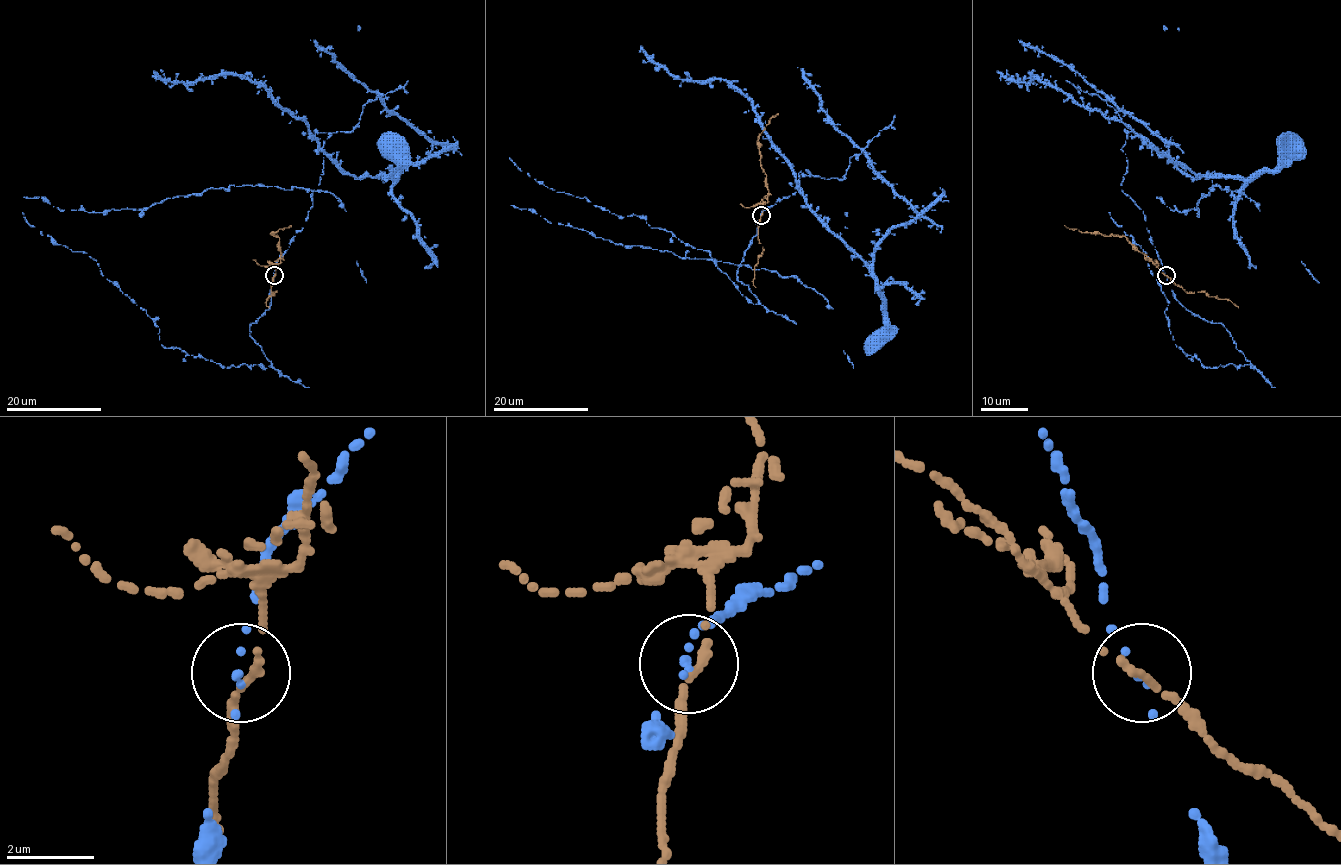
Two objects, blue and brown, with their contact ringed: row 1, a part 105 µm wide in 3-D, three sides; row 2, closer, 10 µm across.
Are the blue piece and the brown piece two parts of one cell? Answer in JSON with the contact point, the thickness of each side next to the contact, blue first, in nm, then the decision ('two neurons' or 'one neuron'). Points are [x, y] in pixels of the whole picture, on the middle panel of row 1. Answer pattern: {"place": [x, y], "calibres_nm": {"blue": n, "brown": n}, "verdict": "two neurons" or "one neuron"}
{"place": [761, 215], "calibres_nm": {"blue": 140, "brown": 240}, "verdict": "two neurons"}

